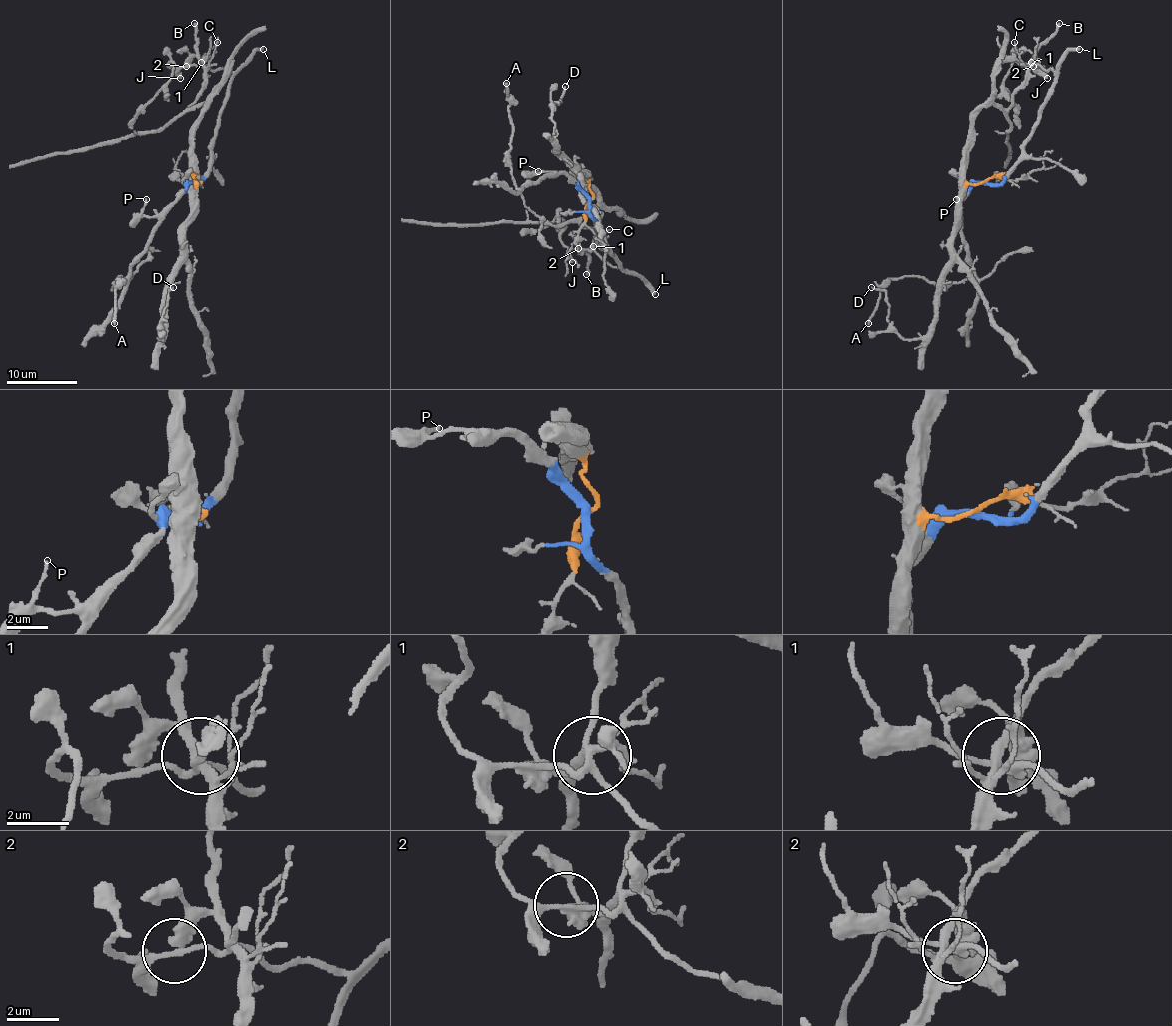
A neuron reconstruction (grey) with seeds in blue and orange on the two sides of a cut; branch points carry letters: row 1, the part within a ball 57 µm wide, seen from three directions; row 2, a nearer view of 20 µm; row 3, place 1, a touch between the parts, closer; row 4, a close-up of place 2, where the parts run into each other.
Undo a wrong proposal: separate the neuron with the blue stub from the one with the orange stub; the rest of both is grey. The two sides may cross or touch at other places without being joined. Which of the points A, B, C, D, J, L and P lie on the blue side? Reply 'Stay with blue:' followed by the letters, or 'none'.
Stay with blue: A, J, L, P

